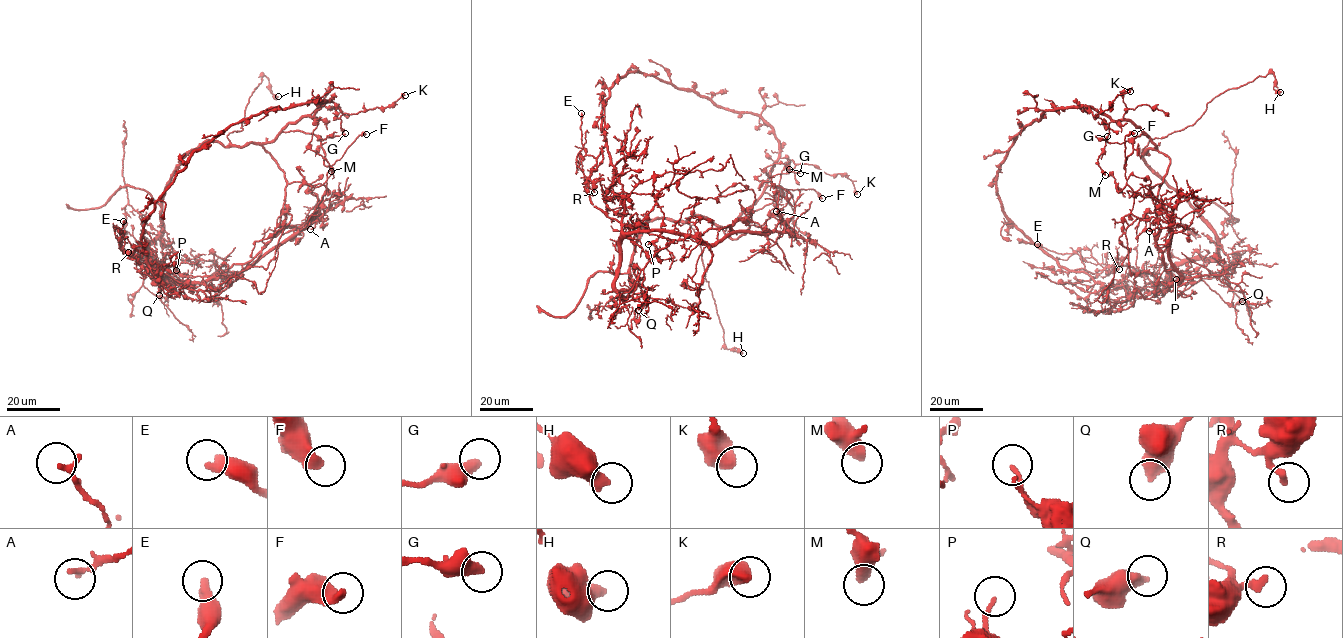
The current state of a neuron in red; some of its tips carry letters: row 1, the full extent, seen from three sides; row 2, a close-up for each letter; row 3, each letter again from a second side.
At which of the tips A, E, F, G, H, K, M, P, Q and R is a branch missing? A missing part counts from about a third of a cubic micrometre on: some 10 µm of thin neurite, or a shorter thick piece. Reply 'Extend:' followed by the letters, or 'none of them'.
Extend: none of them

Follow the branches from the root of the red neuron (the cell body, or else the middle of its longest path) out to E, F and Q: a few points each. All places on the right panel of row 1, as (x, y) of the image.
E: (1191, 206), (1217, 257), (1182, 260), (1142, 287), (1097, 283), (1074, 271), (1079, 255), (1037, 244)
F: (1191, 206), (1145, 162), (1143, 150), (1156, 147), (1146, 135), (1132, 140), (1124, 168), (1125, 136), (1134, 133)
Q: (1191, 206), (1214, 233), (1218, 257), (1223, 263), (1220, 276), (1201, 279), (1225, 303), (1234, 306), (1242, 301)

